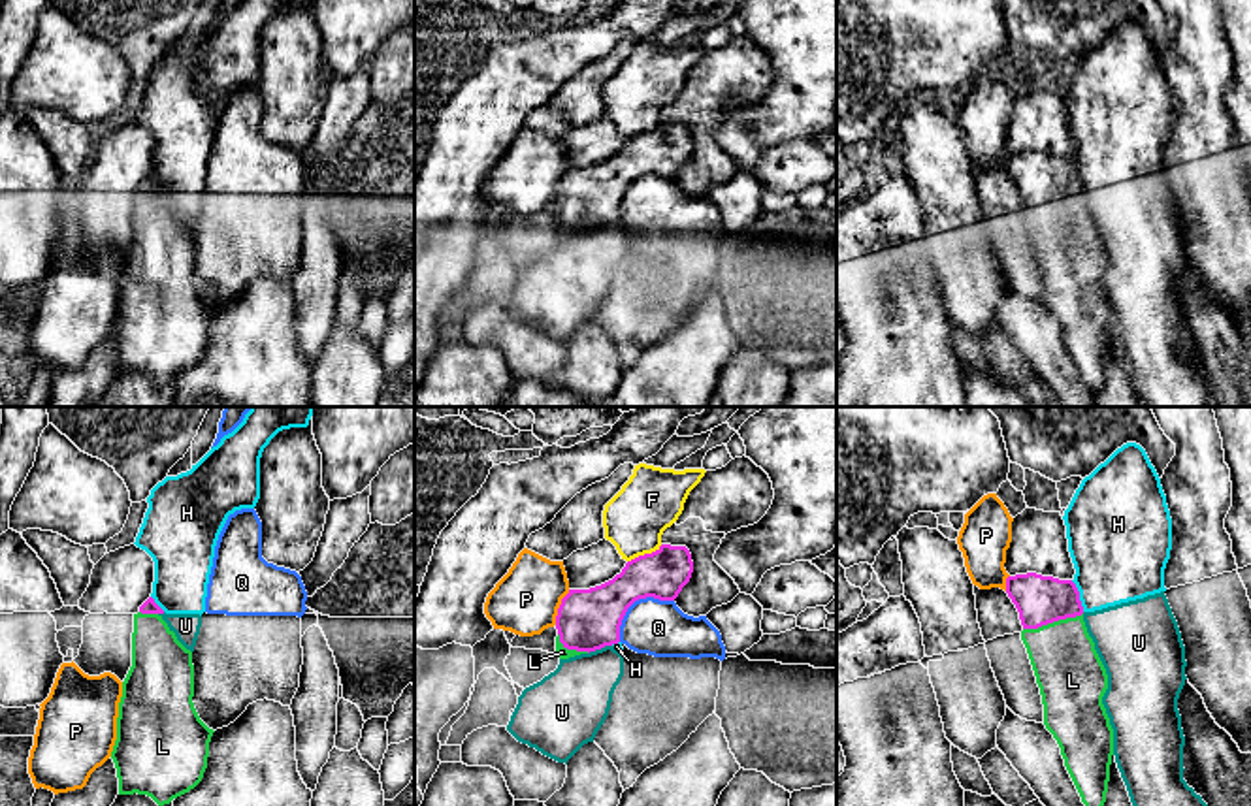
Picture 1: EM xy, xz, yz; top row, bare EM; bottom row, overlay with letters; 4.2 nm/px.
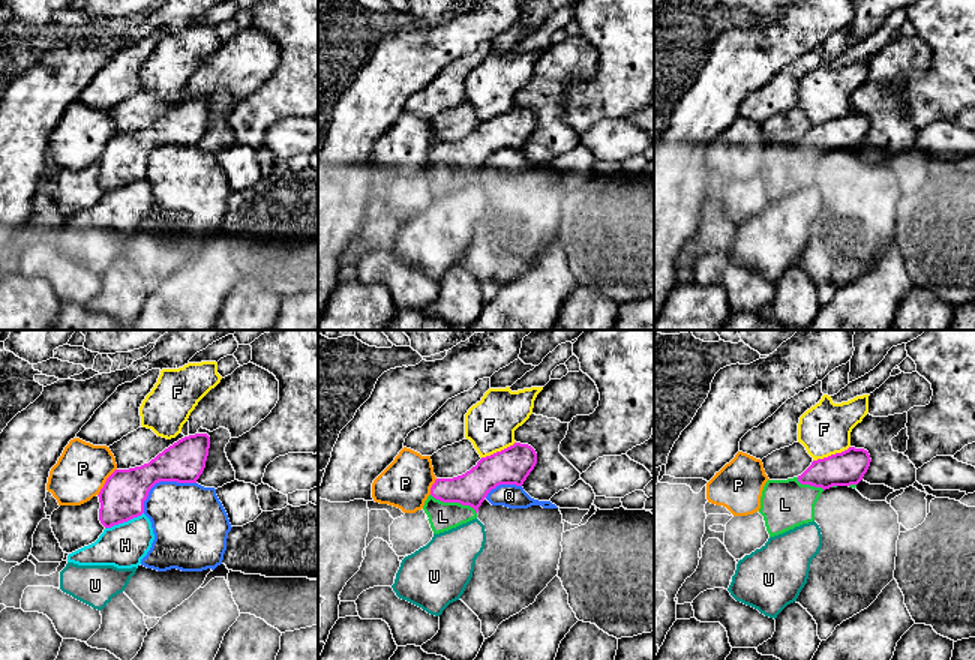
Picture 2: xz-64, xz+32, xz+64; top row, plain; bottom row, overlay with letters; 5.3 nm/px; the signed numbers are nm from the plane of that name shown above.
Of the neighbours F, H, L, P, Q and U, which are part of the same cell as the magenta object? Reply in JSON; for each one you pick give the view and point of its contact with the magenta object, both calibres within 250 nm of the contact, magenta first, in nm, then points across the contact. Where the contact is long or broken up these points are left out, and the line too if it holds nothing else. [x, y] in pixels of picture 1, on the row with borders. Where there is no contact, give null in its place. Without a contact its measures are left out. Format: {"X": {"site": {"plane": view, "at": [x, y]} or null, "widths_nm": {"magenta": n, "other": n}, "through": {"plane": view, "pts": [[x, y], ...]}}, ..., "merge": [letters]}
{"L": {"site": {"plane": "yz", "at": [1052, 622]}, "widths_nm": {"magenta": 200, "other": 280}}, "merge": ["L"]}

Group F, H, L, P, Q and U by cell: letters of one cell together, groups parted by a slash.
F / H U / L / P / Q

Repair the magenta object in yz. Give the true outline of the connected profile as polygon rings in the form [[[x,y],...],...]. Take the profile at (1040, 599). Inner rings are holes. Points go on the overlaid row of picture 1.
[[[1027,572],[1008,576],[1006,593],[1019,612],[1021,640],[1042,695],[1044,725],[1061,748],[1081,802],[1104,806],[1113,755],[1113,729],[1102,704],[1108,674],[1087,633],[1080,591],[1072,580]]]

